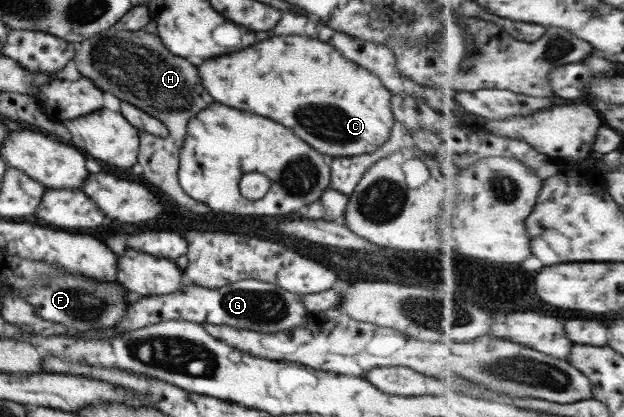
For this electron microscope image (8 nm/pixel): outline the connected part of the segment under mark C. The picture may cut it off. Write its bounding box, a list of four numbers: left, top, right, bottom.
[197,35,395,158]

